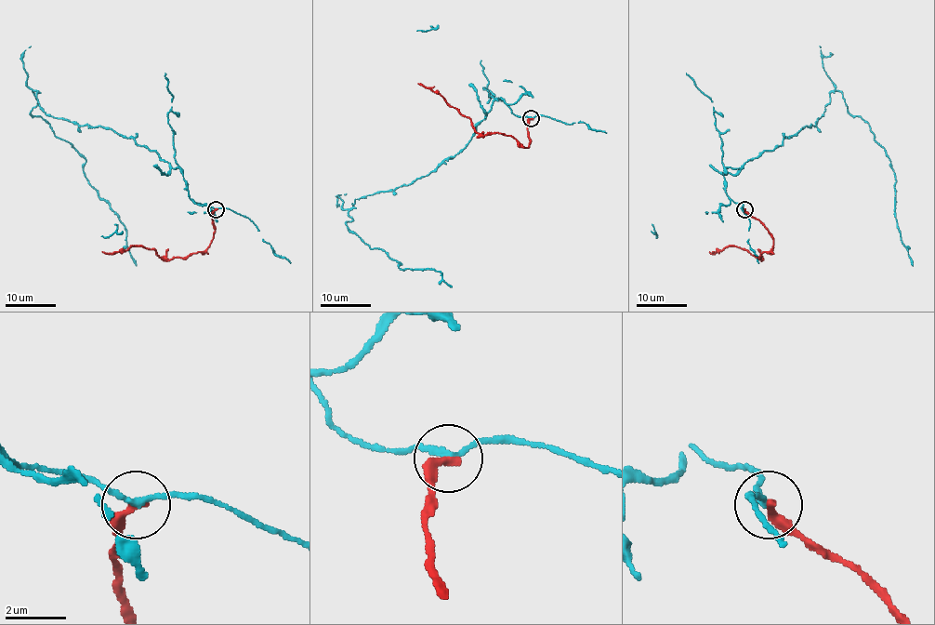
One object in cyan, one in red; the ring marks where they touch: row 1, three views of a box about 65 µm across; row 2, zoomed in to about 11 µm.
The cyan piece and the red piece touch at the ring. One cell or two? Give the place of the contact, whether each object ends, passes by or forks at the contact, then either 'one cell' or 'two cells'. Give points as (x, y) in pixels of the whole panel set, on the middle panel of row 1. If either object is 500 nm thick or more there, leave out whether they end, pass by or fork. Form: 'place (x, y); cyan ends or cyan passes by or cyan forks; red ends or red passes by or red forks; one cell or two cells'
place (531, 118); cyan passes by; red ends; two cells

